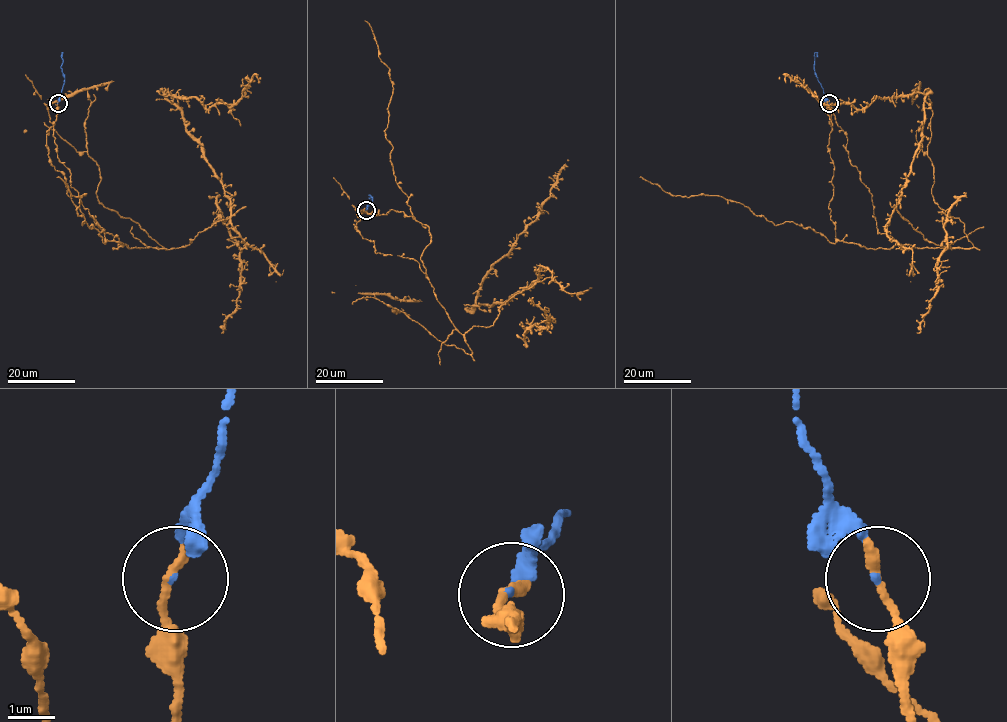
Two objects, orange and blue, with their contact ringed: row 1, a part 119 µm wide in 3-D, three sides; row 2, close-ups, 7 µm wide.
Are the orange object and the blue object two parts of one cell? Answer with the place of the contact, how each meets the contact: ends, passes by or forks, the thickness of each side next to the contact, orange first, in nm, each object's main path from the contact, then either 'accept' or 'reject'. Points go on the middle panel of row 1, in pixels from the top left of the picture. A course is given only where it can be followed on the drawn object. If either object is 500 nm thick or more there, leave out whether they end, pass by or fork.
(366, 210) | orange ends | blue ends | 240/70 nm | orange via (366, 210), (428, 228), (426, 276), (463, 334), (544, 279), (474, 307), (567, 160) | blue via (366, 210), (373, 198), (369, 195), (368, 198) | accept

